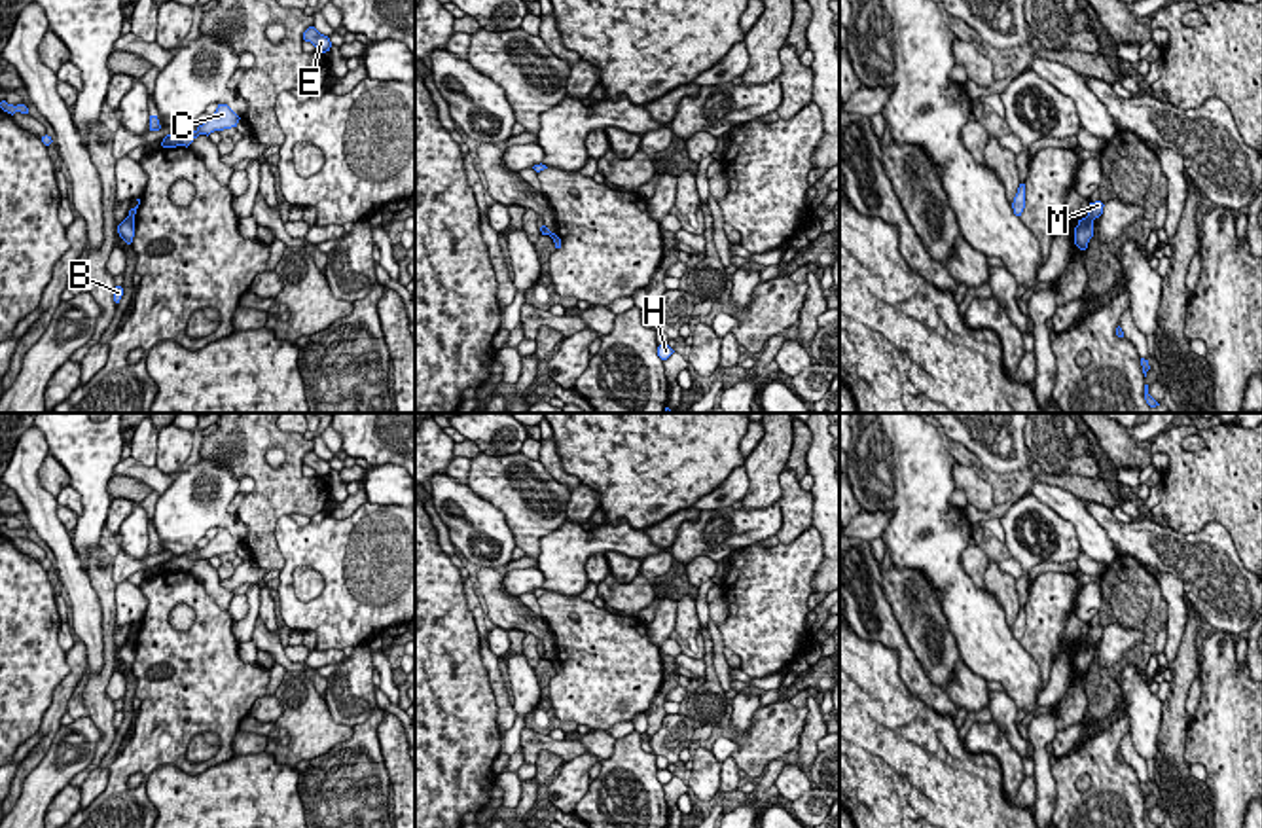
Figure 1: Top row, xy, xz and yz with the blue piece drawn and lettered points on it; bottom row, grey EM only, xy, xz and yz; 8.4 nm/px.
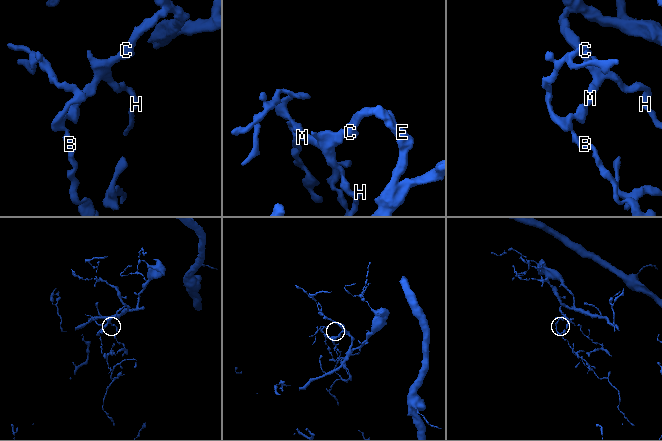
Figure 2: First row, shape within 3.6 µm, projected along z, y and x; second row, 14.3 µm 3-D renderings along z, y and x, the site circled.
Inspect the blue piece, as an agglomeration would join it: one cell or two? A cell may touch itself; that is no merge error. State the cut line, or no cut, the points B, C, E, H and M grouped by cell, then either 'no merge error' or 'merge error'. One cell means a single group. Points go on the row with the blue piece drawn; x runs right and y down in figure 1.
cut in yz along (1086, 216), (1092, 220); B / C E H M; merge error

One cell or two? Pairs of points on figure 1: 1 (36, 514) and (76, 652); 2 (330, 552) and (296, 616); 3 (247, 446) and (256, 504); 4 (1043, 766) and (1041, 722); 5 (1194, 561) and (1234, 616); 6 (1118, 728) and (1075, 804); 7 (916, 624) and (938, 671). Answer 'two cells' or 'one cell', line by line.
1: two cells
2: one cell
3: one cell
4: one cell
5: one cell
6: one cell
7: one cell

